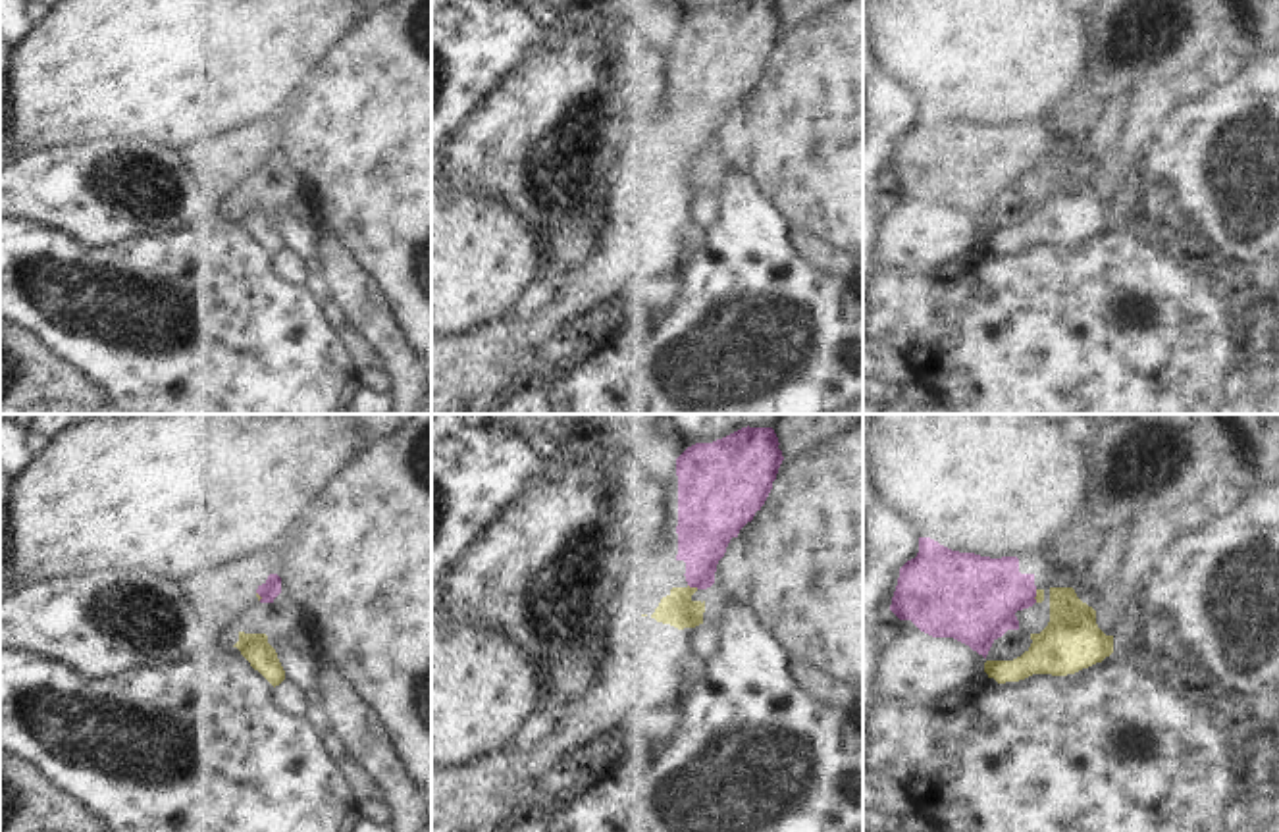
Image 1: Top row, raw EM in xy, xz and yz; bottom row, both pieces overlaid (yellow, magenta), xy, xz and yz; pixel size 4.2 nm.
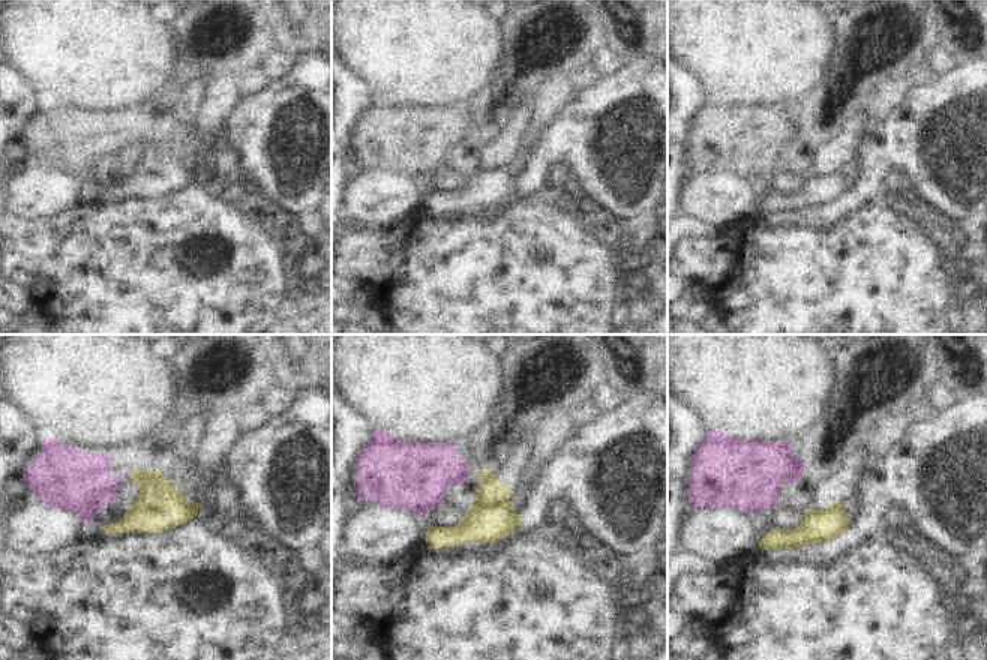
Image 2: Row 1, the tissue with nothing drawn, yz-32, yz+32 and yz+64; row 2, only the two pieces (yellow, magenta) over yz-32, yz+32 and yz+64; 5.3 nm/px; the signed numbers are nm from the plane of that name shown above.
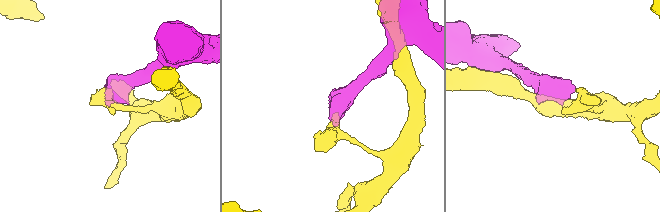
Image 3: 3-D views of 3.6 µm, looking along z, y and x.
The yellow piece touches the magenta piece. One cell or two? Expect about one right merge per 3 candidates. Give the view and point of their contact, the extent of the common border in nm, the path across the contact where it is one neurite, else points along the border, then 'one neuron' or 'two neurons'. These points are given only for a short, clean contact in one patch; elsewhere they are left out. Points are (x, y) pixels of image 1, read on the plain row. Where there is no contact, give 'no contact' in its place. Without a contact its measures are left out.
xz (694, 156) | 50 nm | two neurons

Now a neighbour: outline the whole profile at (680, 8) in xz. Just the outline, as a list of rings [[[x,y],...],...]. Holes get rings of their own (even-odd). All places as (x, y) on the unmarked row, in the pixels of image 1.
[[[670,0],[676,27],[695,12],[713,12],[734,0]]]

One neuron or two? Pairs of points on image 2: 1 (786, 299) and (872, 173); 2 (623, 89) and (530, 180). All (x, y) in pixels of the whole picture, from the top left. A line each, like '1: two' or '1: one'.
1: two
2: one

